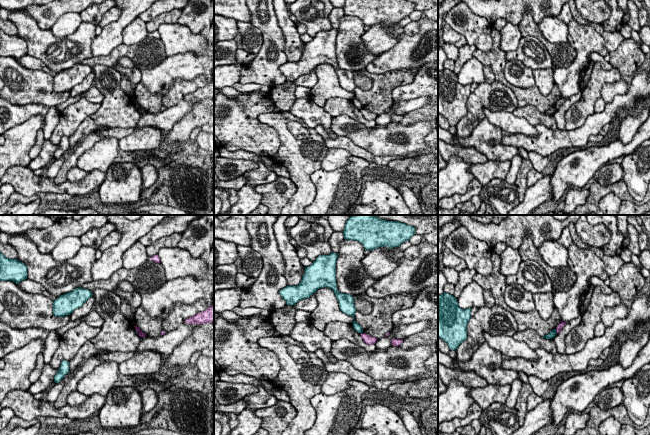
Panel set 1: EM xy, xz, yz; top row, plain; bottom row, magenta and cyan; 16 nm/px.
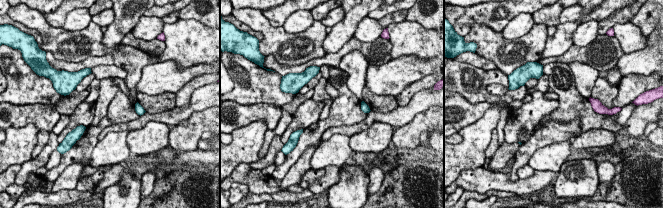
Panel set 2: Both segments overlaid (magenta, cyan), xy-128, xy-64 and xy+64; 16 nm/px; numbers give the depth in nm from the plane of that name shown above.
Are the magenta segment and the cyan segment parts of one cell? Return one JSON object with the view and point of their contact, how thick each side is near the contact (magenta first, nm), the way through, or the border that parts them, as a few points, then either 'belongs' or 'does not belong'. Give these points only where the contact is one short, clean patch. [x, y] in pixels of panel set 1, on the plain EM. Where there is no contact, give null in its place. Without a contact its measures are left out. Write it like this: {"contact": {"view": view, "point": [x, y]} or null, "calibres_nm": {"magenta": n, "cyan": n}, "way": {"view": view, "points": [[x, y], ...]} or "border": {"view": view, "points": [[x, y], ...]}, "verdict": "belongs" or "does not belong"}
{"contact": {"view": "yz", "point": [556, 107]}, "calibres_nm": {"magenta": 90, "cyan": 120}, "border": {"view": "yz", "points": [[555, 105], [557, 109]]}, "verdict": "does not belong"}

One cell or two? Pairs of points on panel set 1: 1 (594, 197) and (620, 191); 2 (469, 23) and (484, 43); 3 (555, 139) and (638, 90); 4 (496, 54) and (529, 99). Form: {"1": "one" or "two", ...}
{"1": "one", "2": "one", "3": "one", "4": "one"}

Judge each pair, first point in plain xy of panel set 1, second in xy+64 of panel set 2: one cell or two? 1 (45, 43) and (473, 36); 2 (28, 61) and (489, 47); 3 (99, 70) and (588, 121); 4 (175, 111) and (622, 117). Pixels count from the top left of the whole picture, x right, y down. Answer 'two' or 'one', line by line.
1: one
2: two
3: one
4: one

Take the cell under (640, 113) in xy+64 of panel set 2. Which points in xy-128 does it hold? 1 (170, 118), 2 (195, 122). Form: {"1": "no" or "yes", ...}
{"1": "no", "2": "yes"}

